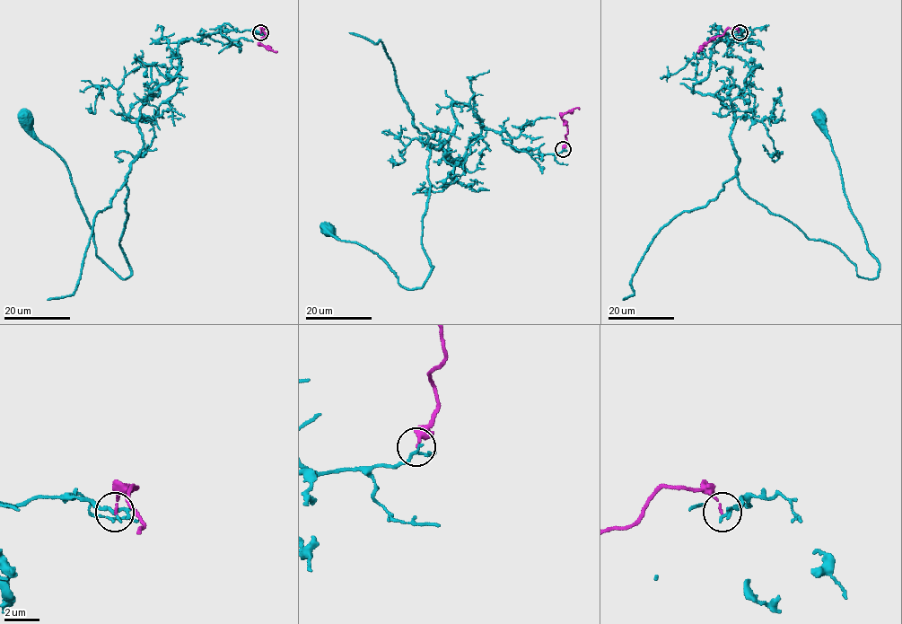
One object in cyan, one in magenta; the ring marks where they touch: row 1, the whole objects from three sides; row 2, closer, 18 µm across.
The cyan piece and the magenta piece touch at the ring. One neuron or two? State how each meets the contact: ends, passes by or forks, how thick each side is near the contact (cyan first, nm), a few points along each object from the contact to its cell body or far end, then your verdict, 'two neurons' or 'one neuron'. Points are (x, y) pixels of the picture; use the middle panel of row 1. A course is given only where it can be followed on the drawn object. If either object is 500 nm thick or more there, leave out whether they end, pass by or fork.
cyan forks | magenta ends | 130/130 nm | cyan via (562, 150), (516, 152), (453, 102), (456, 128), (427, 148), (433, 268), (420, 287), (326, 230) | magenta via (562, 149), (568, 132), (562, 117), (575, 108), (579, 109) | two neurons

